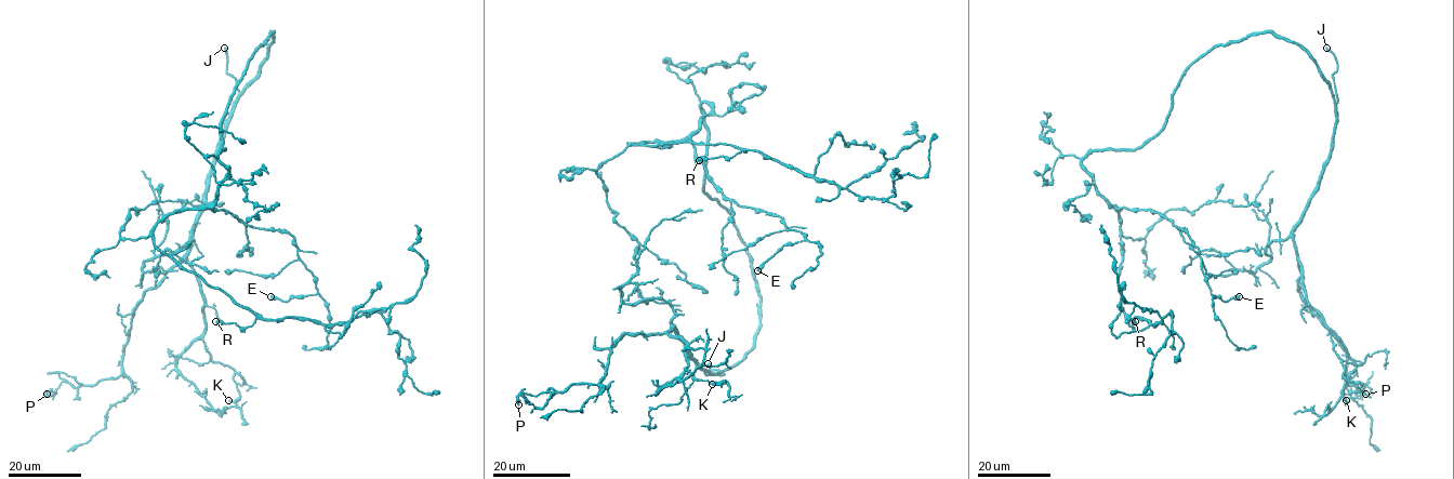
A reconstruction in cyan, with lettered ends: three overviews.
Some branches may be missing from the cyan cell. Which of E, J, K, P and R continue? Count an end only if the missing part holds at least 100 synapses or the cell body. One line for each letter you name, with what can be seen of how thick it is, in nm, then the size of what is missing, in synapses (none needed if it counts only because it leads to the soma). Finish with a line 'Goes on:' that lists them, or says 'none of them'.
J: Thickness 280 nm
Goes on: J

